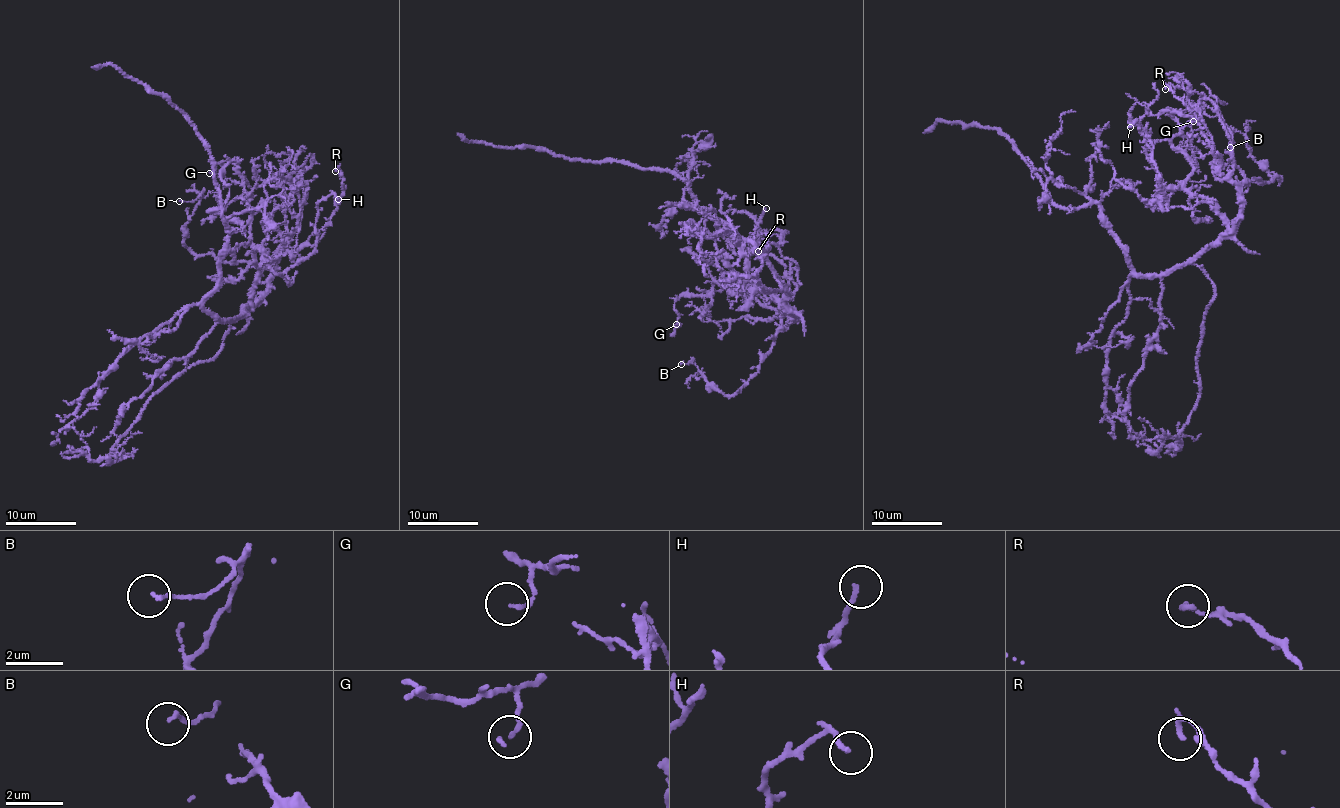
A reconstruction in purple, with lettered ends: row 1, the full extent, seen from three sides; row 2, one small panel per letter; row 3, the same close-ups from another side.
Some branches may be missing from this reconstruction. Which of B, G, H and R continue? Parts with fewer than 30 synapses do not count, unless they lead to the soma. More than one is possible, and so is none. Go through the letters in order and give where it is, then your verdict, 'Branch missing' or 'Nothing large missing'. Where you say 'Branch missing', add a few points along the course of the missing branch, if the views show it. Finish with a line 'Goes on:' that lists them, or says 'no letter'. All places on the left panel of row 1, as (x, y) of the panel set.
B: Place: (179, 201). Nothing large missing
G: Place: (209, 173). Nothing large missing
H: Place: (338, 199). Nothing large missing
R: Place: (335, 171). Nothing large missing
Goes on: no letter

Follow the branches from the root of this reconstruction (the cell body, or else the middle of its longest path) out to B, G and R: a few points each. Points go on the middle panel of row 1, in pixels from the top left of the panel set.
B: (728, 232), (764, 254), (796, 317), (777, 333), (759, 371), (732, 394), (707, 381), (693, 360), (681, 364)
G: (728, 232), (772, 265), (786, 309), (749, 279), (733, 295), (714, 282), (708, 293), (674, 302), (676, 324)
R: (728, 232), (764, 254), (796, 318), (790, 320), (774, 299), (789, 299), (798, 284), (779, 260), (758, 251)

